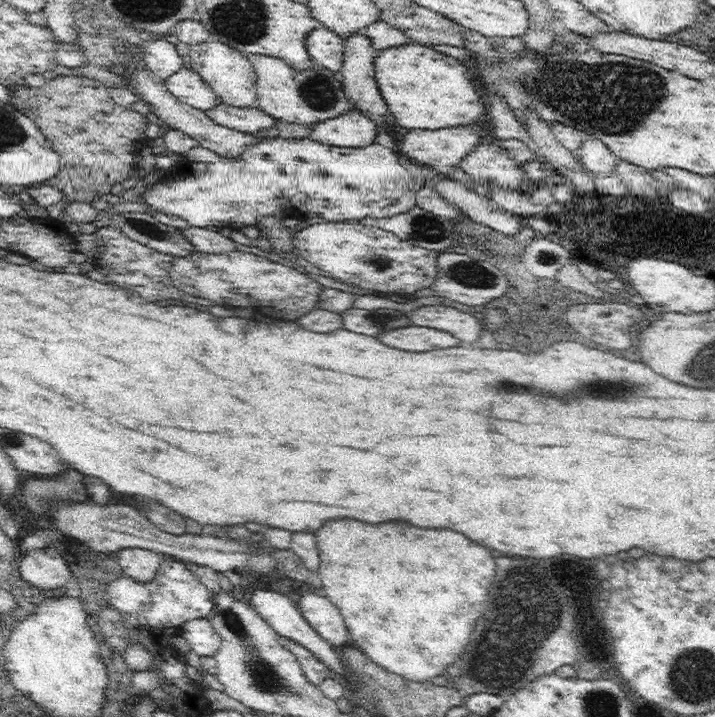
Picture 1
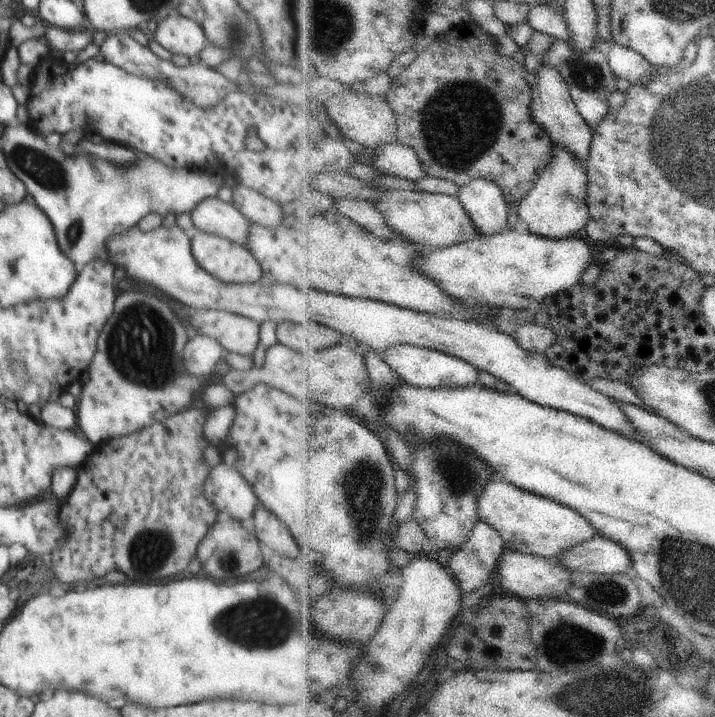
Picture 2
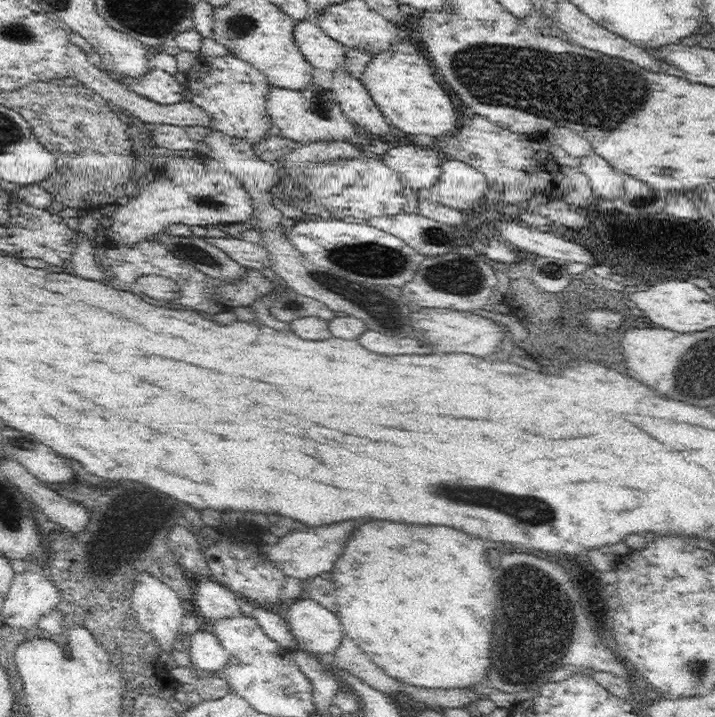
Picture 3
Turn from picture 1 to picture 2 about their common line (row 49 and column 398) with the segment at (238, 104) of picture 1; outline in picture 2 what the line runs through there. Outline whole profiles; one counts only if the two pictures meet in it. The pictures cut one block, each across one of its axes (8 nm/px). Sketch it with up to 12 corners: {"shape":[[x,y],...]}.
{"shape":[[391,189],[374,208],[429,251],[481,235],[457,196]]}

